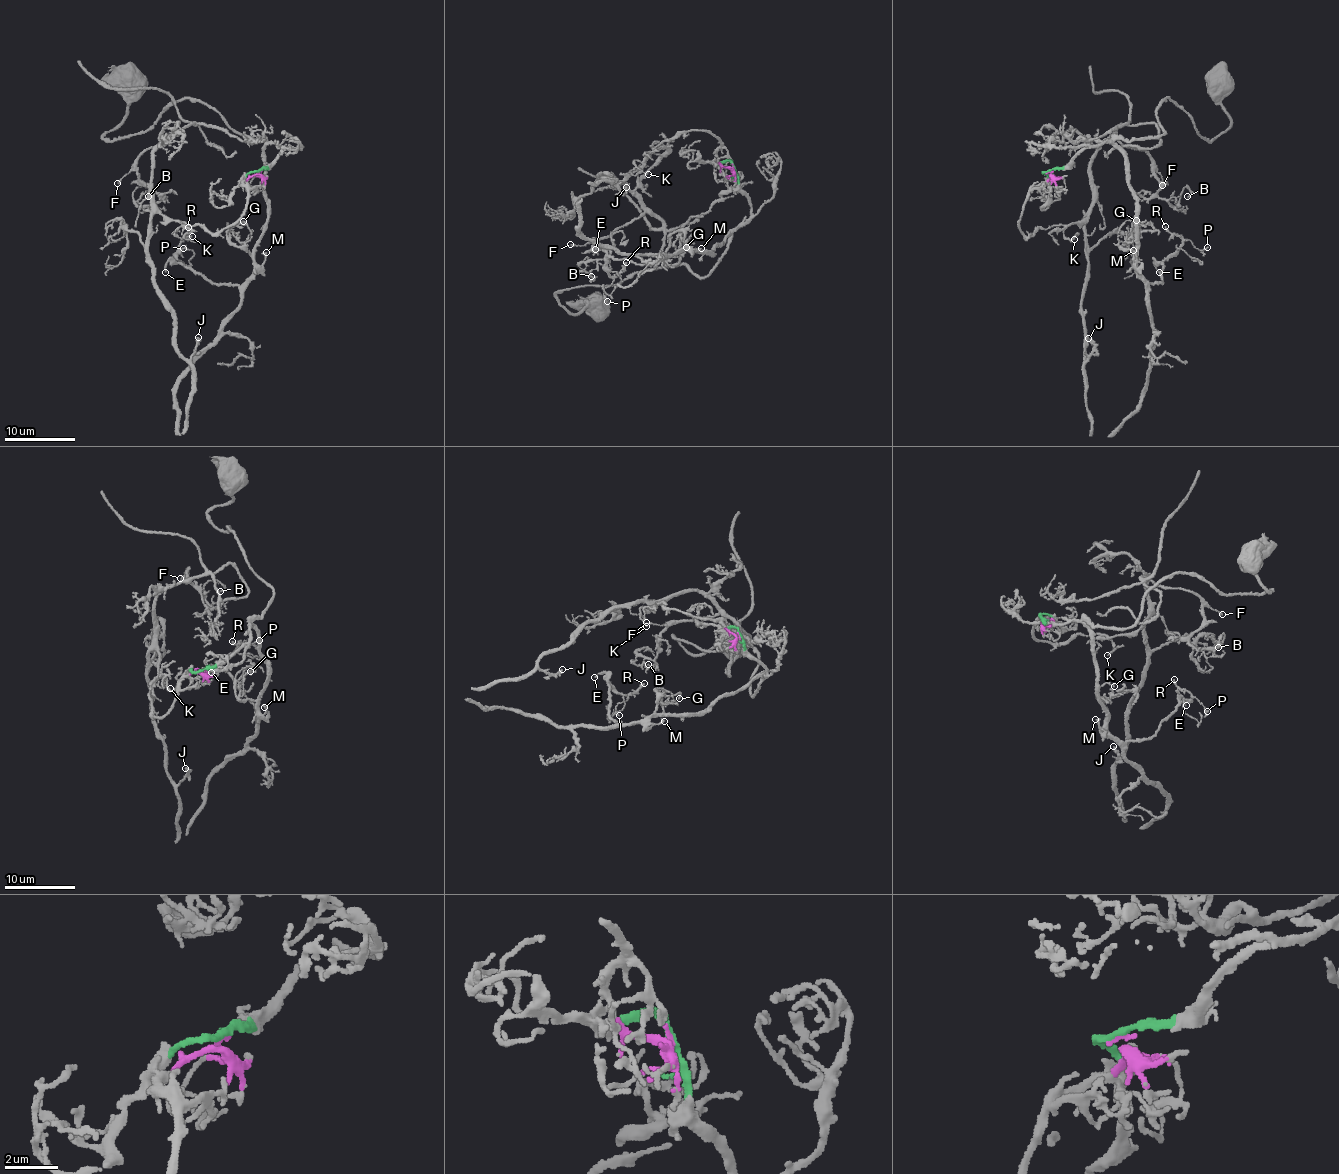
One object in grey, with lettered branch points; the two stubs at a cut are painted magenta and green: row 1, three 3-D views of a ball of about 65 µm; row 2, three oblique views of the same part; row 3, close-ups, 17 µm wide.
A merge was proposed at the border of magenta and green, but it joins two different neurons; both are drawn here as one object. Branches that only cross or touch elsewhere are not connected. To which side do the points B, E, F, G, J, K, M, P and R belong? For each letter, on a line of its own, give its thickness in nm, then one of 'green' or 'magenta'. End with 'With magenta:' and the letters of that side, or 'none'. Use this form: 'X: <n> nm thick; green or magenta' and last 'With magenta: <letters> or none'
B: 140 nm thick; magenta
E: 140 nm thick; green
F: 160 nm thick; magenta
G: 120 nm thick; green
J: 280 nm thick; magenta
K: 80 nm thick; magenta
M: 240 nm thick; green
P: 150 nm thick; green
R: 200 nm thick; green
With magenta: B, F, J, K

